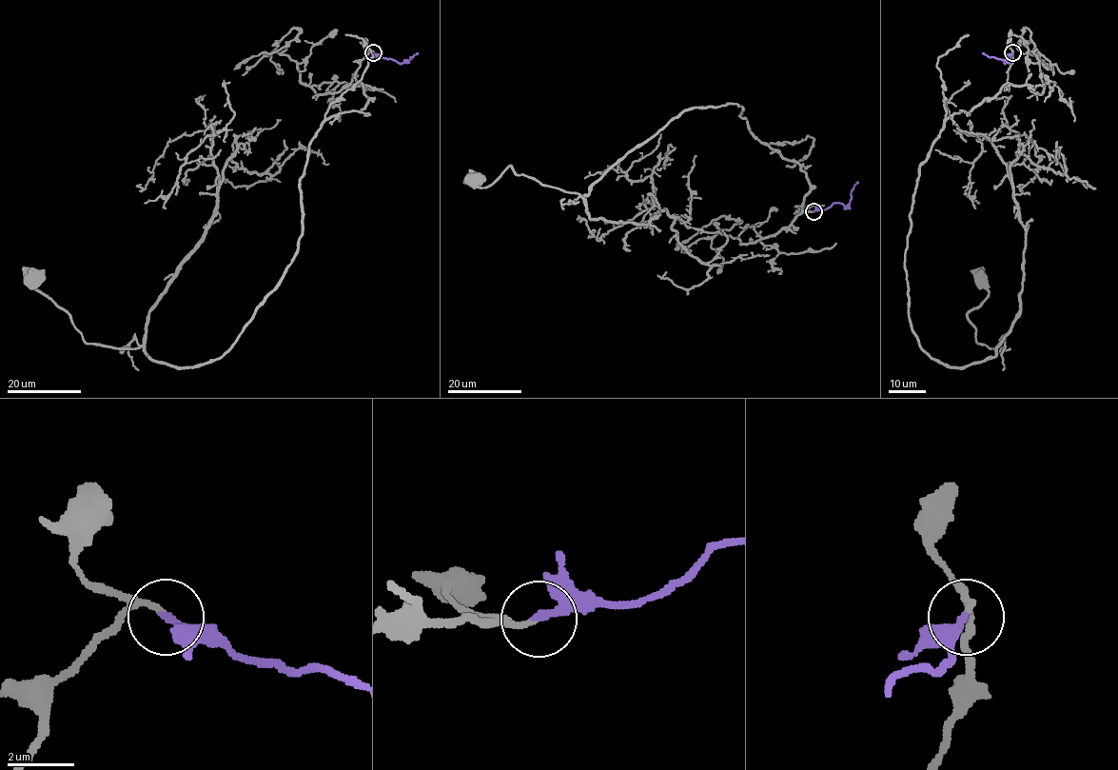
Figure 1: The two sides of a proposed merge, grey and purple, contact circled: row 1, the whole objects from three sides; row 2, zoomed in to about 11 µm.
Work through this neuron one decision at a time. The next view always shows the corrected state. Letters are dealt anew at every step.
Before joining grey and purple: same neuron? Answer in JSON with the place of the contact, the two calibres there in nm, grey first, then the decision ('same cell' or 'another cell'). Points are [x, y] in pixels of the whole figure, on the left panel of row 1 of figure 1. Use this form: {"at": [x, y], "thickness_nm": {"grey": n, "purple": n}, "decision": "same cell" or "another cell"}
{"at": [373, 52], "thickness_nm": {"grey": 160, "purple": 200}, "decision": "same cell"}

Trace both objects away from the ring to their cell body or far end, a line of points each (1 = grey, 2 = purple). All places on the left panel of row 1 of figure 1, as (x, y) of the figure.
1: (373, 52), (355, 78), (369, 99), (309, 145), (296, 254), (219, 358), (86, 343), (34, 279)
2: (373, 52), (401, 63), (418, 53)

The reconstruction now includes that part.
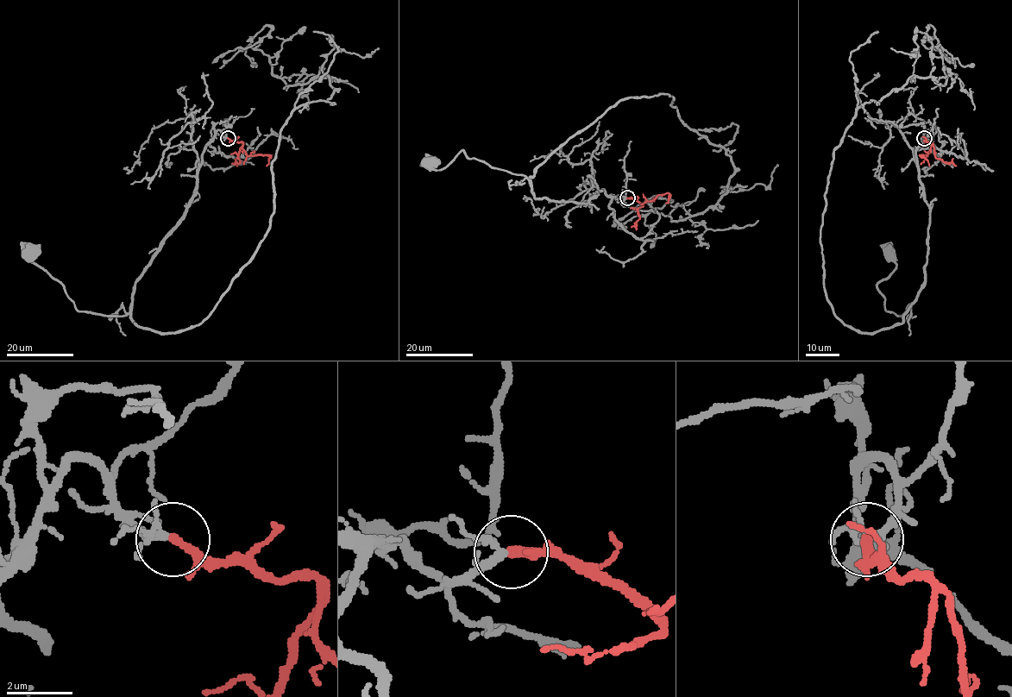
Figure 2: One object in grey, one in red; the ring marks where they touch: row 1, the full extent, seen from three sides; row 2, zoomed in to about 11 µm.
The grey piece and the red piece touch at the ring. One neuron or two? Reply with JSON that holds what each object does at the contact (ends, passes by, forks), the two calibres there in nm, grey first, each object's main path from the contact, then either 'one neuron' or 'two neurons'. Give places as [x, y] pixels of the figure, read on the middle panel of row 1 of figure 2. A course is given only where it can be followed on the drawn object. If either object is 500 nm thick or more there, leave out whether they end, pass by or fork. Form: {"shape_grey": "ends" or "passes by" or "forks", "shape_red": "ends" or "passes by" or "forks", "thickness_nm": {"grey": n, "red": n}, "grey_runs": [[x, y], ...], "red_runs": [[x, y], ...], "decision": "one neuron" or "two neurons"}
{"shape_grey": "forks", "shape_red": "passes by", "thickness_nm": {"grey": 170, "red": 200}, "grey_runs": [[627, 198], [602, 190], [587, 204], [536, 198], [524, 175], [491, 168], [462, 150], [439, 170], [430, 161]], "red_runs": [[627, 198], [633, 198], [642, 204], [668, 193], [665, 204]], "decision": "one neuron"}

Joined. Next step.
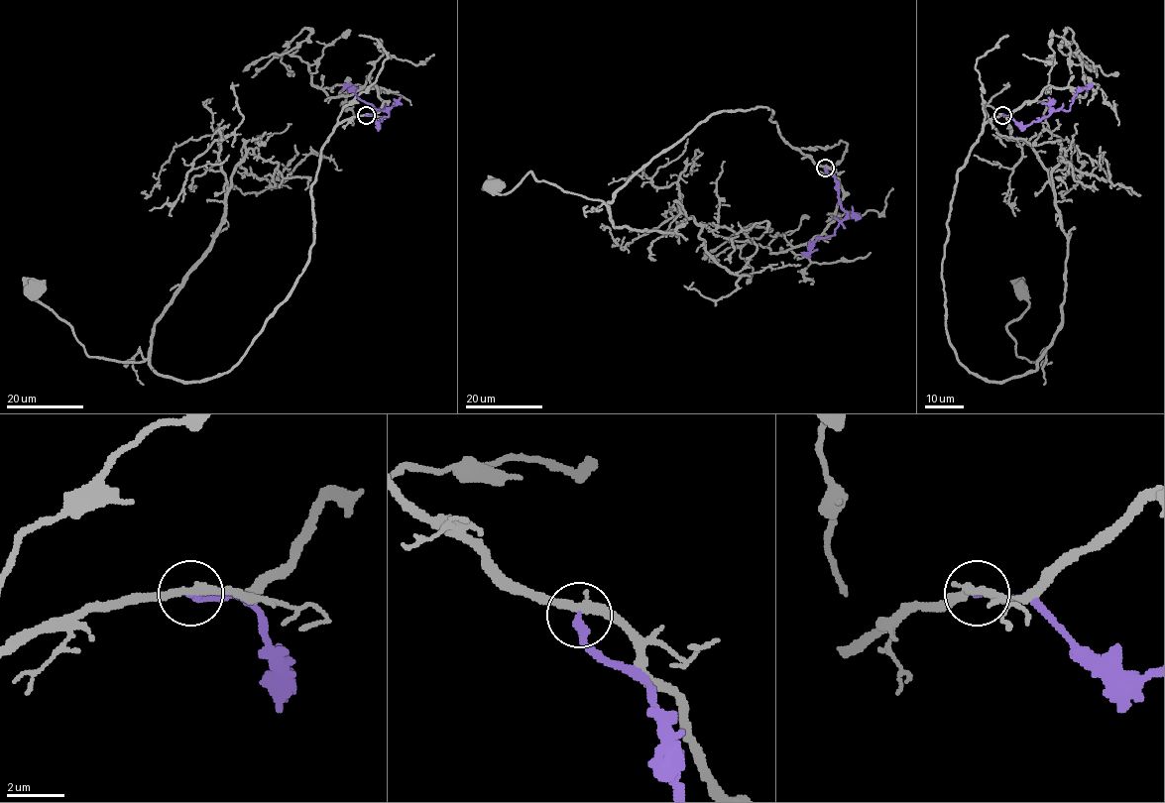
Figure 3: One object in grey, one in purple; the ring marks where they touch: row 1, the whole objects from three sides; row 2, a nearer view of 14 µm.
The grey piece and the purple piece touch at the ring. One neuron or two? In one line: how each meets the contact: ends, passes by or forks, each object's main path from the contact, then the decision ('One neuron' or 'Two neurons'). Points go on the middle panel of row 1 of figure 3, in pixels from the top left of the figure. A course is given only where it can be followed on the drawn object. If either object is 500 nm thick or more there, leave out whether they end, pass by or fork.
At the ring grey passes by. At the ring purple ends. Course of grey: (825, 167), (793, 148), (772, 112), (759, 107), (714, 113), (607, 204), (530, 172), (504, 194), (494, 184). Course of purple: (825, 168), (838, 188), (840, 206), (848, 214), (834, 234), (818, 237), (809, 253), (800, 252). Two neurons

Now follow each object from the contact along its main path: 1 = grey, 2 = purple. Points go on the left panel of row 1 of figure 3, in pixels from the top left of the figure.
1: (366, 114), (343, 119), (321, 150), (307, 264), (227, 372), (182, 382), (148, 360), (88, 356), (35, 289)
2: (366, 114), (373, 115), (379, 126), (381, 119), (389, 114), (380, 109), (376, 111), (350, 88), (341, 90)

